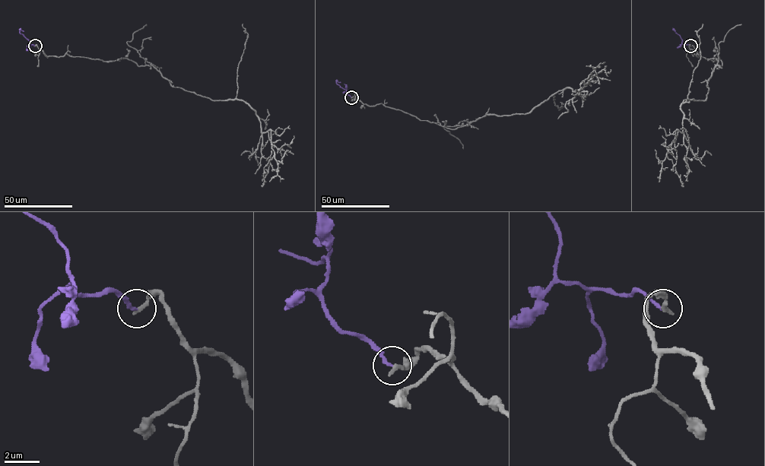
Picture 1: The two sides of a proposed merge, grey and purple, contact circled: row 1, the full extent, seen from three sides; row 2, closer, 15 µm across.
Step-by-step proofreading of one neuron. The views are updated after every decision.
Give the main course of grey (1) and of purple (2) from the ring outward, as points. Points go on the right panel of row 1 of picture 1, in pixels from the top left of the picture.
1: (690, 45), (722, 62), (706, 98), (680, 106), (683, 132), (666, 153), (683, 186)
2: (690, 45), (682, 43), (680, 36), (674, 31)

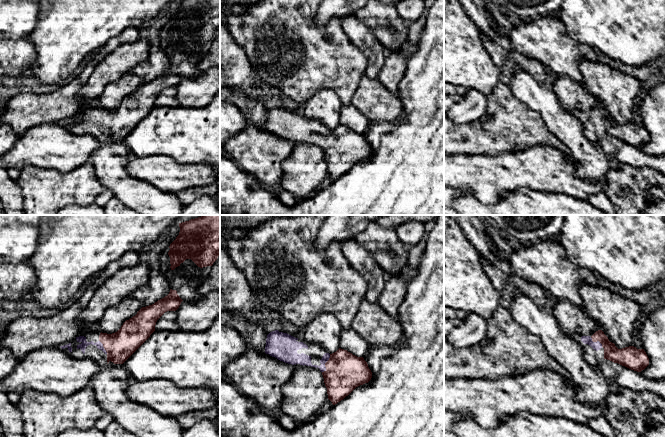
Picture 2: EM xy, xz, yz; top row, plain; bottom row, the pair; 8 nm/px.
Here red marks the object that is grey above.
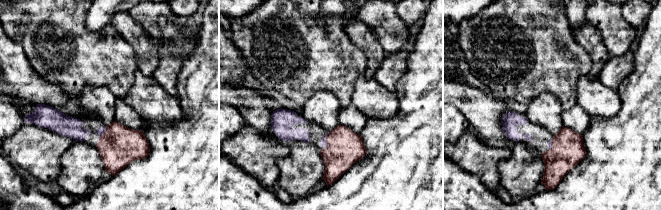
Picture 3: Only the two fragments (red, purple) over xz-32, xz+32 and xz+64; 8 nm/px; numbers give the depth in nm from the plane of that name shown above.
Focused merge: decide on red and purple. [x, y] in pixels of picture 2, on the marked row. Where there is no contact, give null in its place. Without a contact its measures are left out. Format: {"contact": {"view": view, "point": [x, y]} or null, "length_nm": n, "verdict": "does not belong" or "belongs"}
{"contact": {"view": "xz", "point": [325, 363]}, "length_nm": 170, "verdict": "belongs"}

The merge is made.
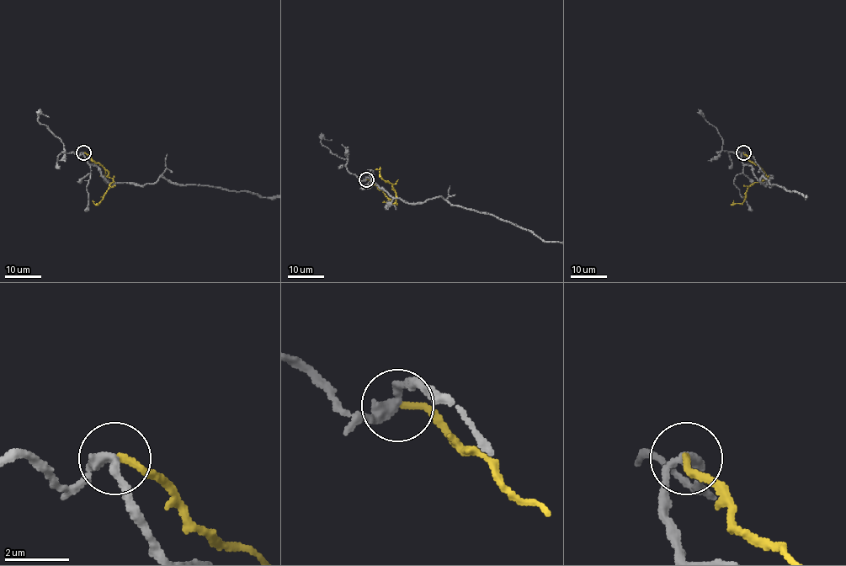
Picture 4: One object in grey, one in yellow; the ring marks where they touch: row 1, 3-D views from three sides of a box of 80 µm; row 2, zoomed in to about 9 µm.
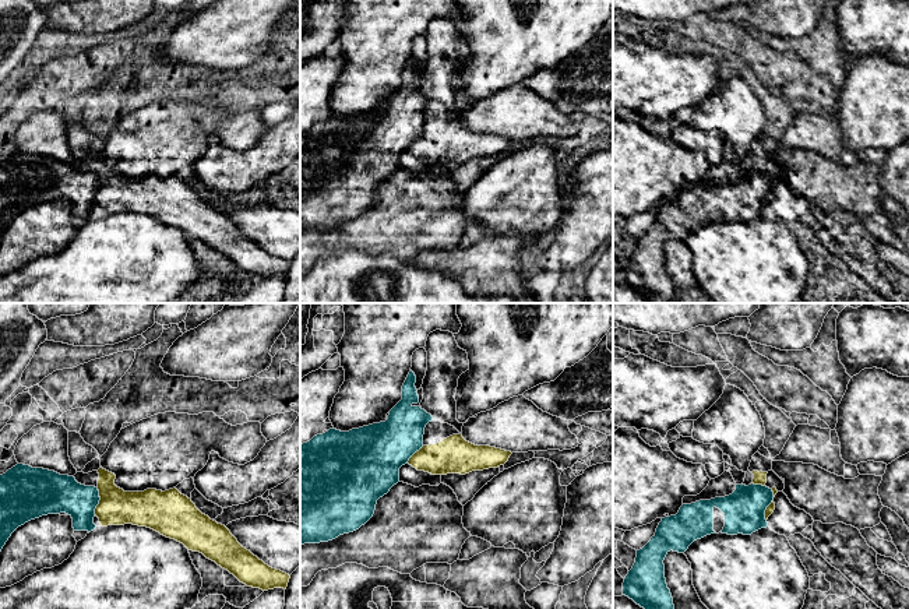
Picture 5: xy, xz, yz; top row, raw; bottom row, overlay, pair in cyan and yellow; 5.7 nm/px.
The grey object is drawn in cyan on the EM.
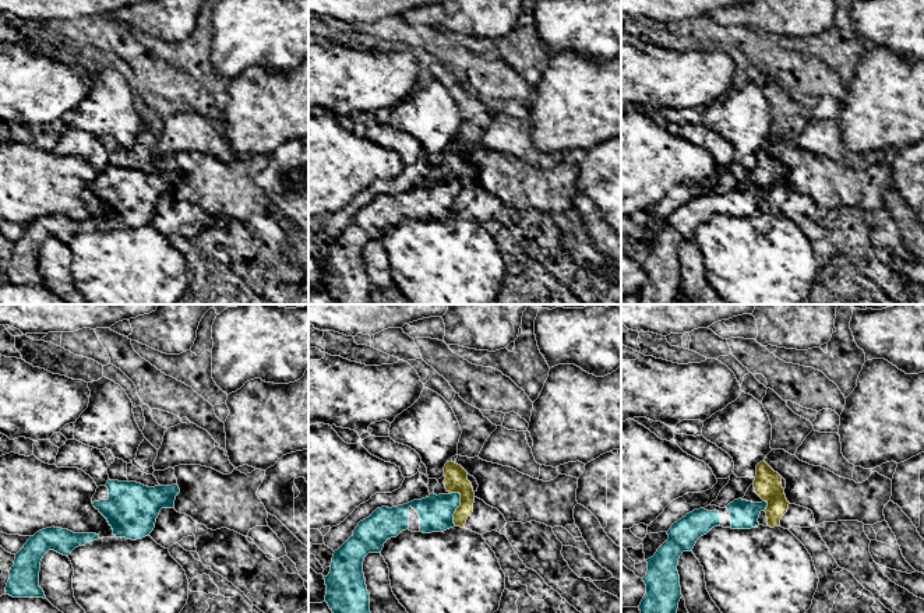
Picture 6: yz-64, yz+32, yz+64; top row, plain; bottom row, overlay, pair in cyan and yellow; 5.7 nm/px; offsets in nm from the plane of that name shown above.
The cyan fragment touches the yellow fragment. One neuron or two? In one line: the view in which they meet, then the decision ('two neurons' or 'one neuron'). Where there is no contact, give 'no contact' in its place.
meets cyan in xy; two neurons

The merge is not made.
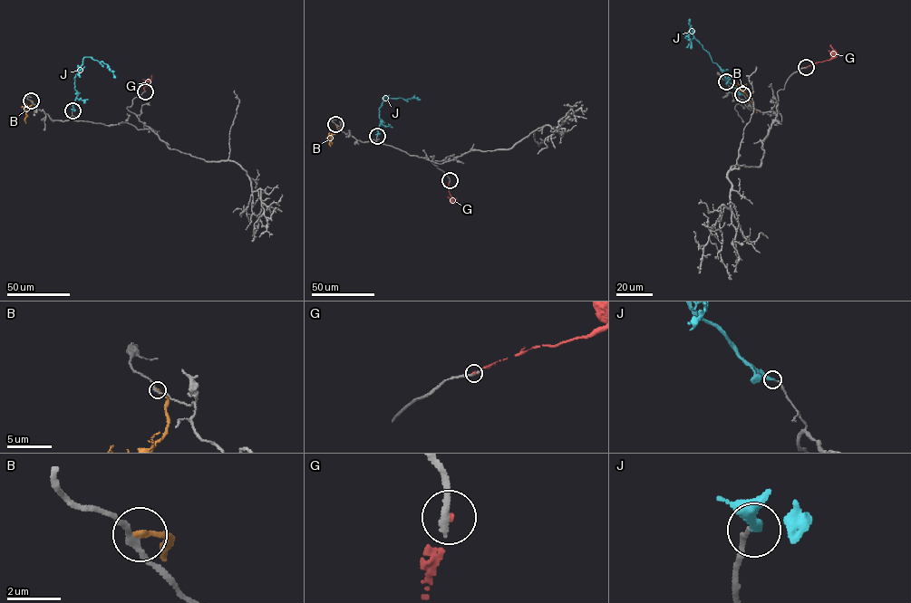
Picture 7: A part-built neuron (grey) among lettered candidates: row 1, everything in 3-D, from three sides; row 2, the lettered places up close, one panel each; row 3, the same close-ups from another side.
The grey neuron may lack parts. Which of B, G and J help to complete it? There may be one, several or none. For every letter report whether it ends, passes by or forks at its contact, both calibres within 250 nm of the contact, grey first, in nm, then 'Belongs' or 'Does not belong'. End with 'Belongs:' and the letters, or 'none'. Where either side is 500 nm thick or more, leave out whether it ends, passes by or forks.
B: It ends there. Thickness 190 nm (grey) against 240 nm. Does not belong
G: It ends there. Thickness 320 nm (grey) against 140 nm. Does not belong
J: It ends there. Thickness 130 nm (grey) against 320 nm. Does not belong
Belongs: none

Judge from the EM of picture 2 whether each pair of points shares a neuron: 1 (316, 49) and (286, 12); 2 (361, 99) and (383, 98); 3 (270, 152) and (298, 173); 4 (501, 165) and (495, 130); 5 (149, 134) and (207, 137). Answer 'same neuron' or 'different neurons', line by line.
1: same neuron
2: same neuron
3: different neurons
4: different neurons
5: same neuron

